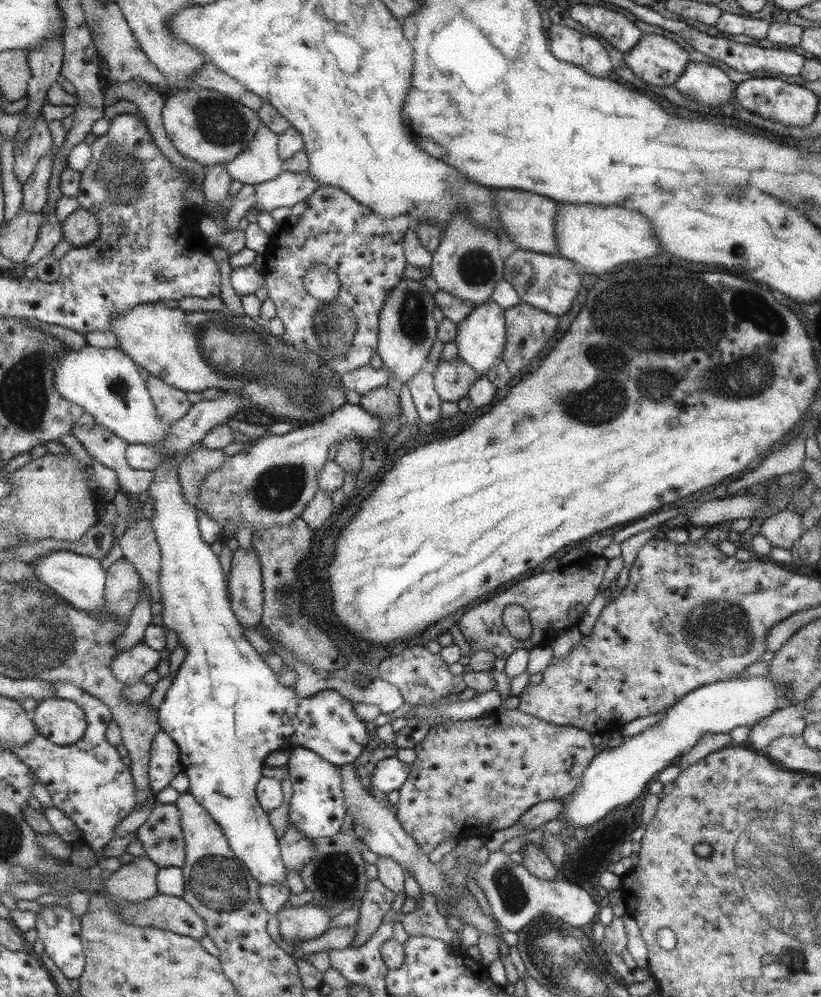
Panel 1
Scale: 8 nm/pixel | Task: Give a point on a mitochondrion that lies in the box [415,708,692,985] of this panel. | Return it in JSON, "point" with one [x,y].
{"point":[513,895]}

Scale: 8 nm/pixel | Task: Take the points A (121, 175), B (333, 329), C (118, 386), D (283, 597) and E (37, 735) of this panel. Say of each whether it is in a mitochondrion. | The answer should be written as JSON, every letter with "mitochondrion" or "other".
{"A":"mitochondrion","B":"mitochondrion","C":"mitochondrion","D":"mitochondrion","E":"other"}

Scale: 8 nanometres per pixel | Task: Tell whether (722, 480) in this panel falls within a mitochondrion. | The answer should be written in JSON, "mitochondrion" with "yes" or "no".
{"mitochondrion":"no"}

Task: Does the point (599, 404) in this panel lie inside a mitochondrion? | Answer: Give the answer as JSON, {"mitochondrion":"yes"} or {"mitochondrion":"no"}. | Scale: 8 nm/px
{"mitochondrion":"yes"}

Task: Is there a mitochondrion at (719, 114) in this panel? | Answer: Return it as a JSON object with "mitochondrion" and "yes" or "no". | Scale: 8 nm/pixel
{"mitochondrion":"no"}

